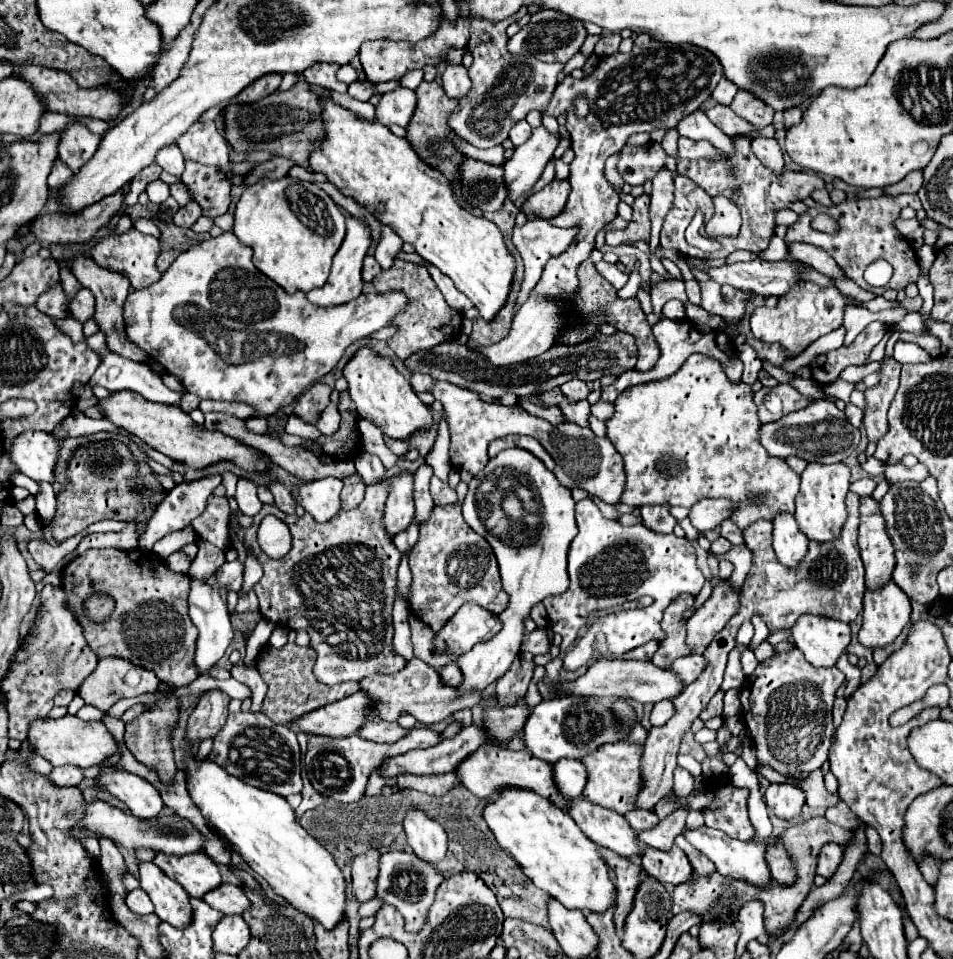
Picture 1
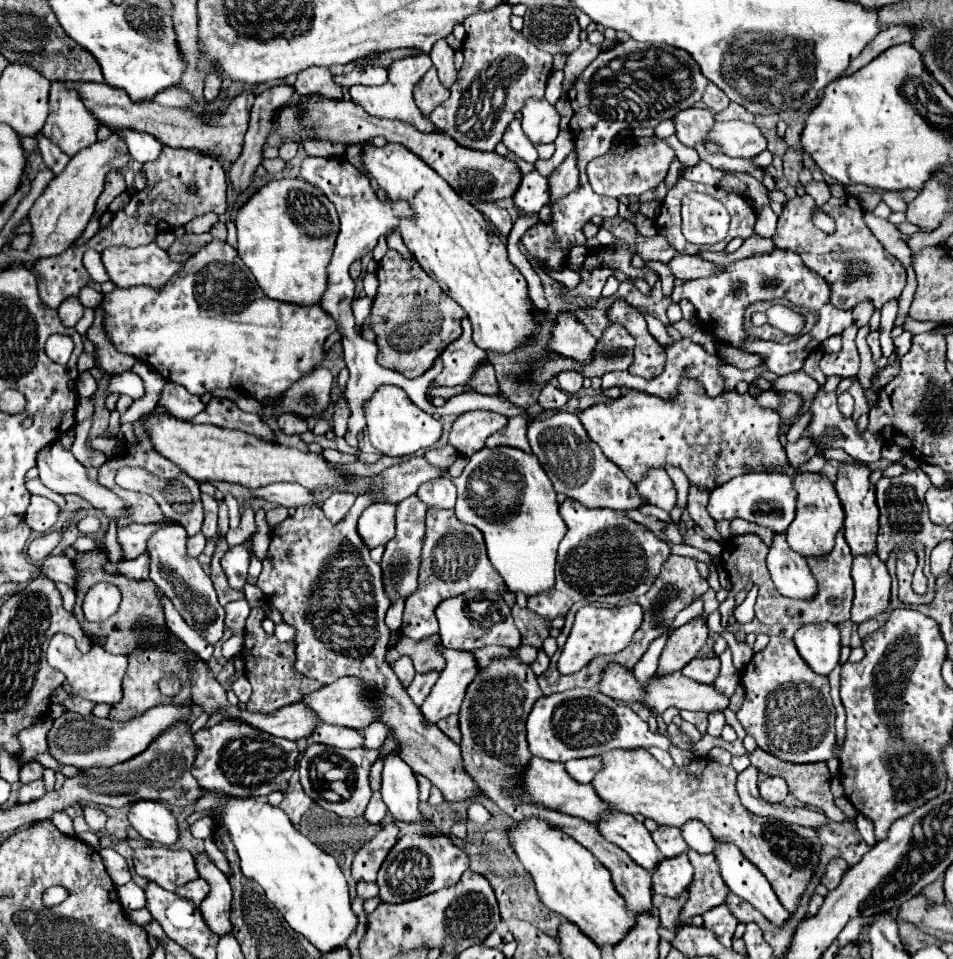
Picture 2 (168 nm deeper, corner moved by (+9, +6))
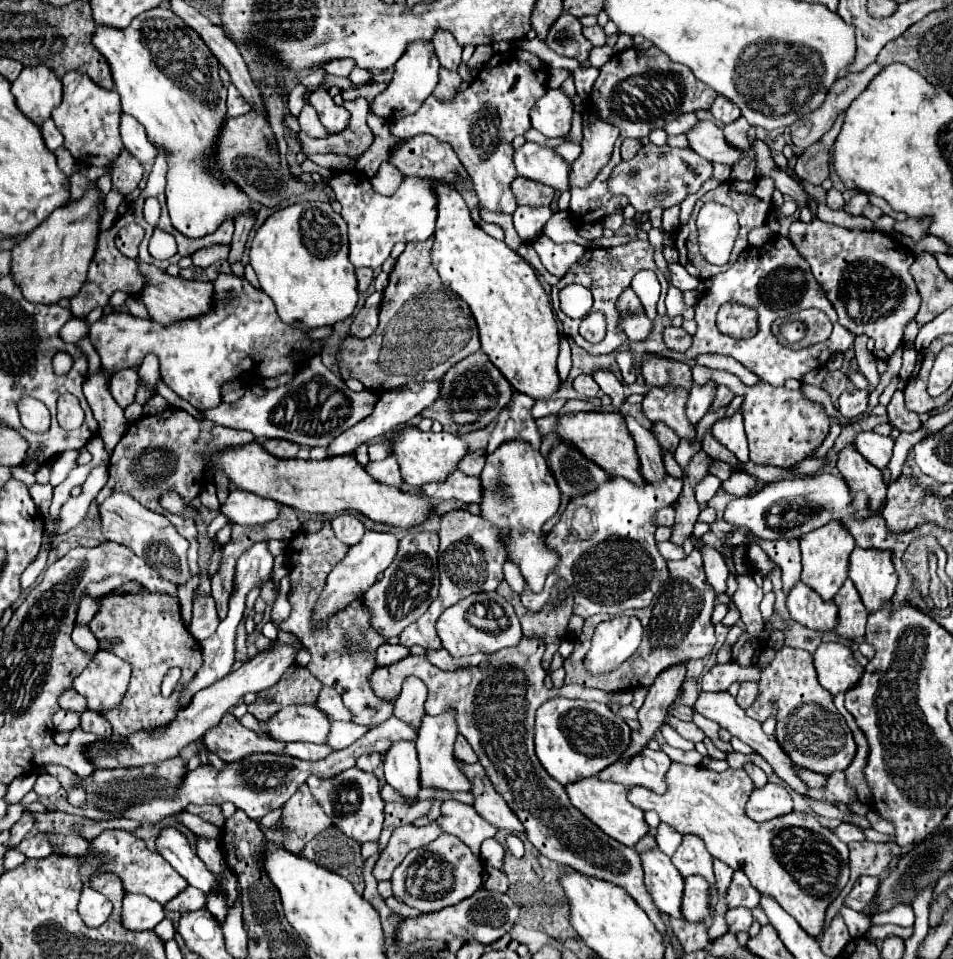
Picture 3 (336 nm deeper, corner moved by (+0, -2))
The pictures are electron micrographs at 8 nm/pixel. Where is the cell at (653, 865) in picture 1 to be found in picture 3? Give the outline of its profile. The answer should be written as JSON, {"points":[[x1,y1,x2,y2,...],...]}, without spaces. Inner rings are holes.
{"points":[[691,875,685,879,685,893,683,893,683,915,687,921,709,923,709,883,699,875]]}

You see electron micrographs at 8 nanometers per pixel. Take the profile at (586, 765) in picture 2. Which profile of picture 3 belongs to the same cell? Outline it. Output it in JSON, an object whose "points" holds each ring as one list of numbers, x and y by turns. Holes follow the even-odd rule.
{"points":[[643,749,643,753,631,757,629,761,617,761,613,767,607,767,601,771,599,779,601,781,613,781,613,783,623,783,623,785,641,785,647,787,655,793,665,793,665,773,669,771,671,759,663,751,653,751,653,749]]}

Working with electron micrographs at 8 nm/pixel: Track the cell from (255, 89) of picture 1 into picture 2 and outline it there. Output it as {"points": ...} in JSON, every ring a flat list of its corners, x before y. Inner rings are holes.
{"points":[[64,83,68,89,76,91,86,105,86,109,106,127,110,129,136,129,136,131,146,131,152,133,156,139,160,139,168,147,196,147,202,153,216,153,230,163,234,163,242,151,244,143,244,133,248,129,248,119,250,119,250,109,254,103,254,93,252,91,242,91,236,97,230,99,230,105,226,113,222,113,216,119,208,119,206,115,196,117,190,111,184,109,172,109,172,107,162,107,154,101,146,103,132,103,128,99,126,91,120,91,118,87,108,87,106,83]]}

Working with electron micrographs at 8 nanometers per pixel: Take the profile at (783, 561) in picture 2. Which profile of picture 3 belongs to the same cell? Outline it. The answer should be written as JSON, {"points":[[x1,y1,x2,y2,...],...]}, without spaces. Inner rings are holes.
{"points":[[797,583,791,589,787,597,787,609,791,619,807,629,829,633,833,627,837,627,837,605,817,597,817,593,805,587,805,583]]}

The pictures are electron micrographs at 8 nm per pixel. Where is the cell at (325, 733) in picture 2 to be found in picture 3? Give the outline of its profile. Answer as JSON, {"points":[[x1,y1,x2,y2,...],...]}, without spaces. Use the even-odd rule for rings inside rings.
{"points":[[287,743,285,745,285,755,303,759,303,761,319,761,325,759,333,749,327,745,313,745,313,743]]}

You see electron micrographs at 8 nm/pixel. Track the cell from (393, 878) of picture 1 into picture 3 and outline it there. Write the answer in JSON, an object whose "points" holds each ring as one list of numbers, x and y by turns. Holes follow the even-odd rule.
{"points":[[443,833,439,839,425,847,413,849,403,863,393,871,393,897,401,899,405,905,415,907,423,913,439,911,449,905,473,895,483,887,483,863,481,859,457,837]]}

